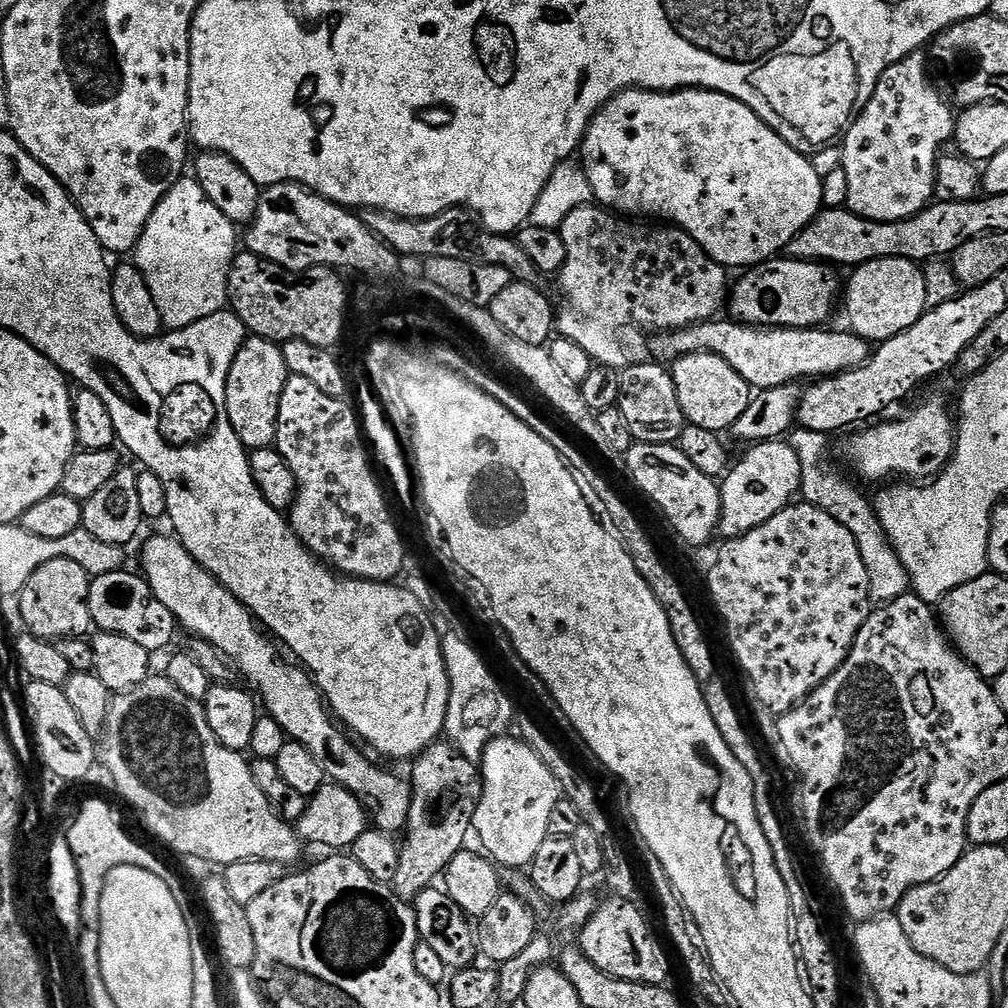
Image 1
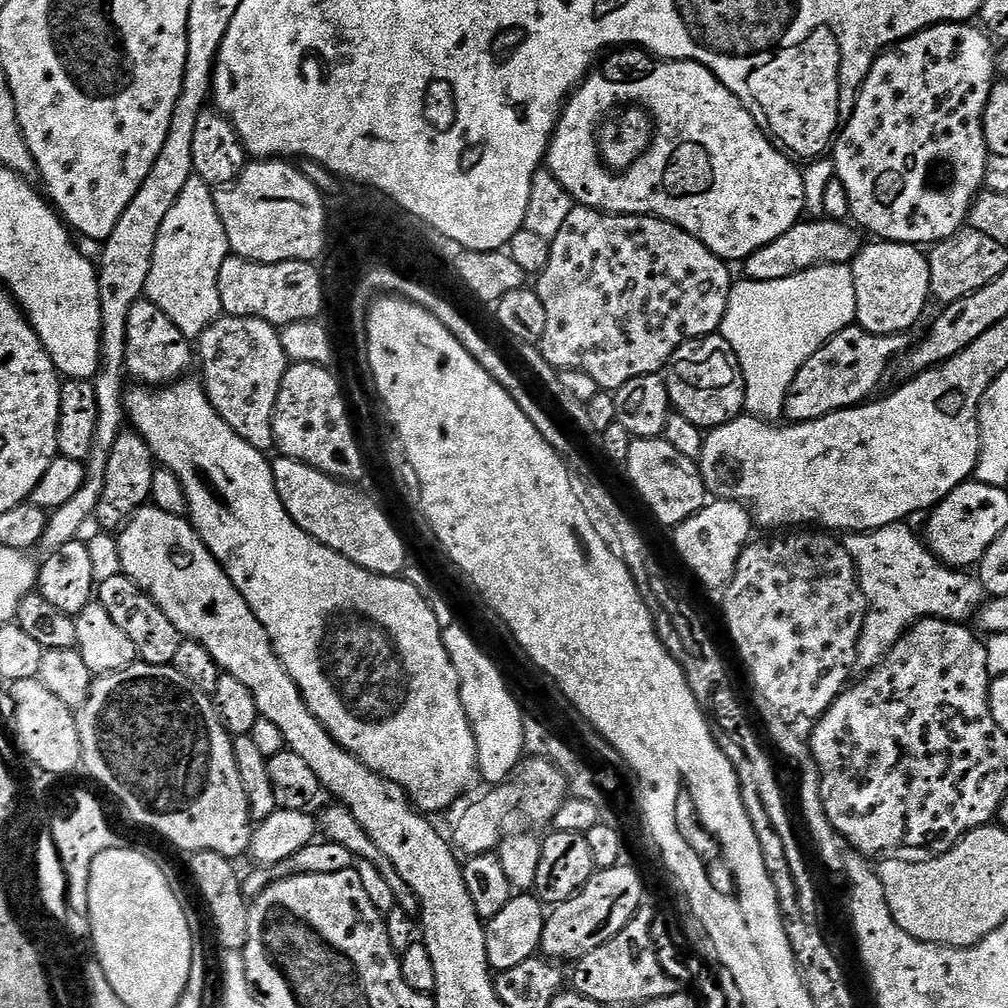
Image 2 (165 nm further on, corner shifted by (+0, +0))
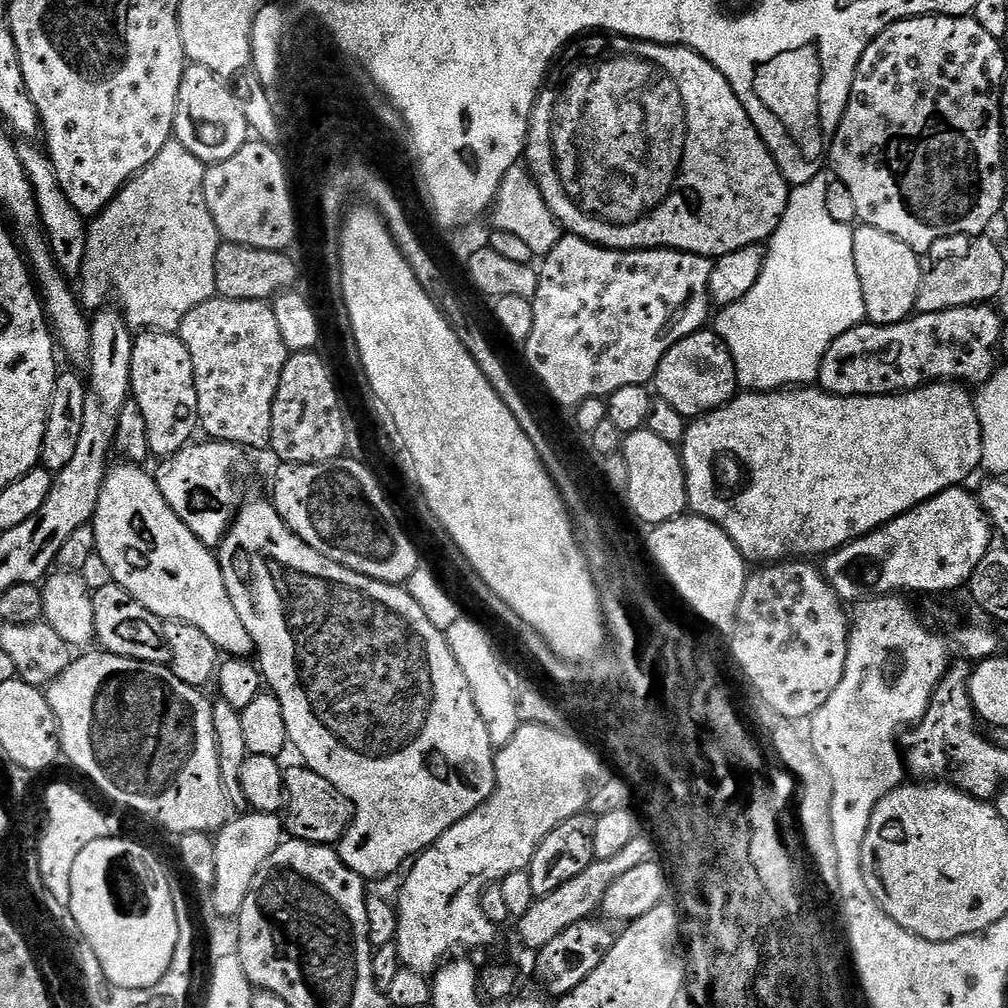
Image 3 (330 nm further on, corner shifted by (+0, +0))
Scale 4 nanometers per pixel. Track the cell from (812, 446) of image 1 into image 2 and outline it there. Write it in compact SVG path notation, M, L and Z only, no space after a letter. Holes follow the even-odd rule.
M911 523L891 524L877 532L861 532L850 544L852 561L856 567L856 577L860 580L860 589L868 604L868 615L864 618L862 634L856 647L856 668L871 670L888 655L912 625L919 620L935 618L938 620L955 620L968 622L979 613L980 605L985 603L986 593L975 575L964 570L949 568L940 563L936 555L928 549L927 543L911 528Z

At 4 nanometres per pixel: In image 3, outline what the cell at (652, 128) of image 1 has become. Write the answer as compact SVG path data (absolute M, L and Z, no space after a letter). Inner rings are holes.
M592 34L580 43L572 46L577 48L569 47L559 61L560 80L564 84L558 85L557 88L545 87L537 98L532 119L528 121L526 145L527 167L536 180L536 185L542 190L542 198L546 198L546 206L550 206L565 233L580 236L592 244L600 244L603 248L677 248L709 258L742 250L742 246L764 244L774 235L788 205L790 185L781 174L776 159L772 156L772 149L760 137L760 131L754 126L750 114L746 114L742 102L738 102L730 82L726 82L726 78L709 60L702 59L690 48L654 44L650 40L633 40L615 34ZM584 42L585 44L580 44ZM672 80L676 83L680 104L684 107L685 118L688 119L688 137L684 140L684 157L681 158L680 165L672 164ZM552 132L564 133L556 137L552 136ZM587 132L592 133L587 136ZM659 192L668 192L668 197L656 208L656 195Z

